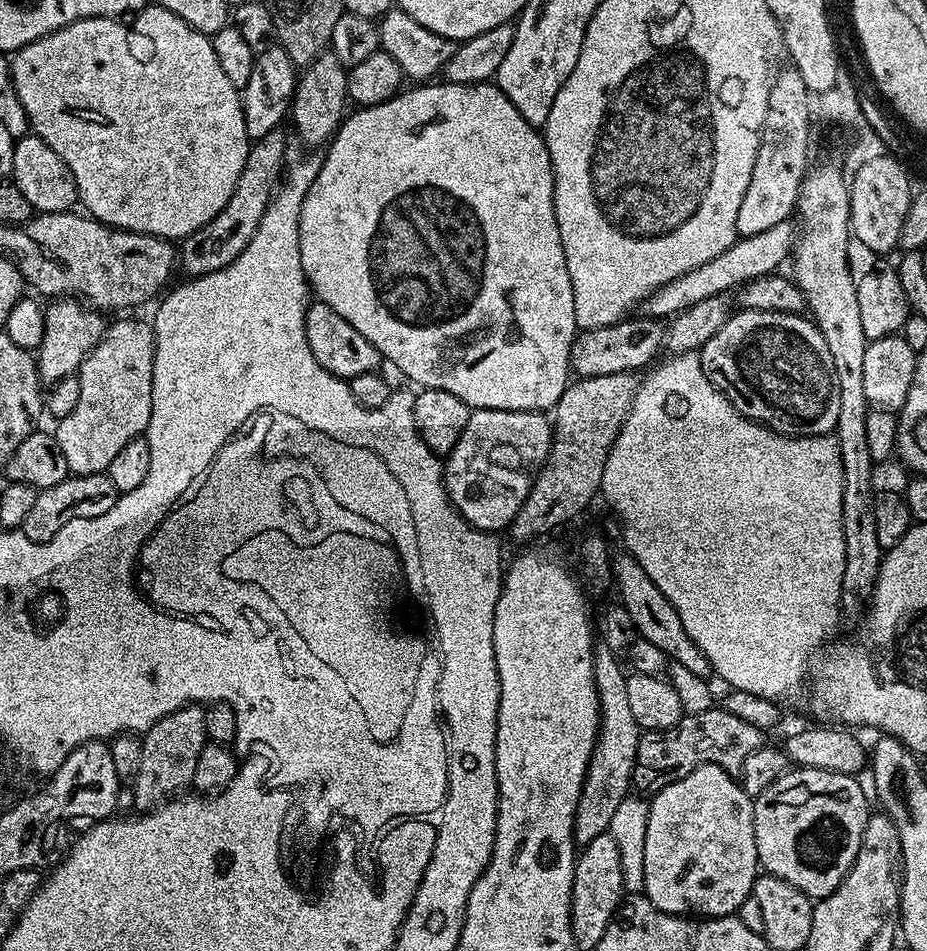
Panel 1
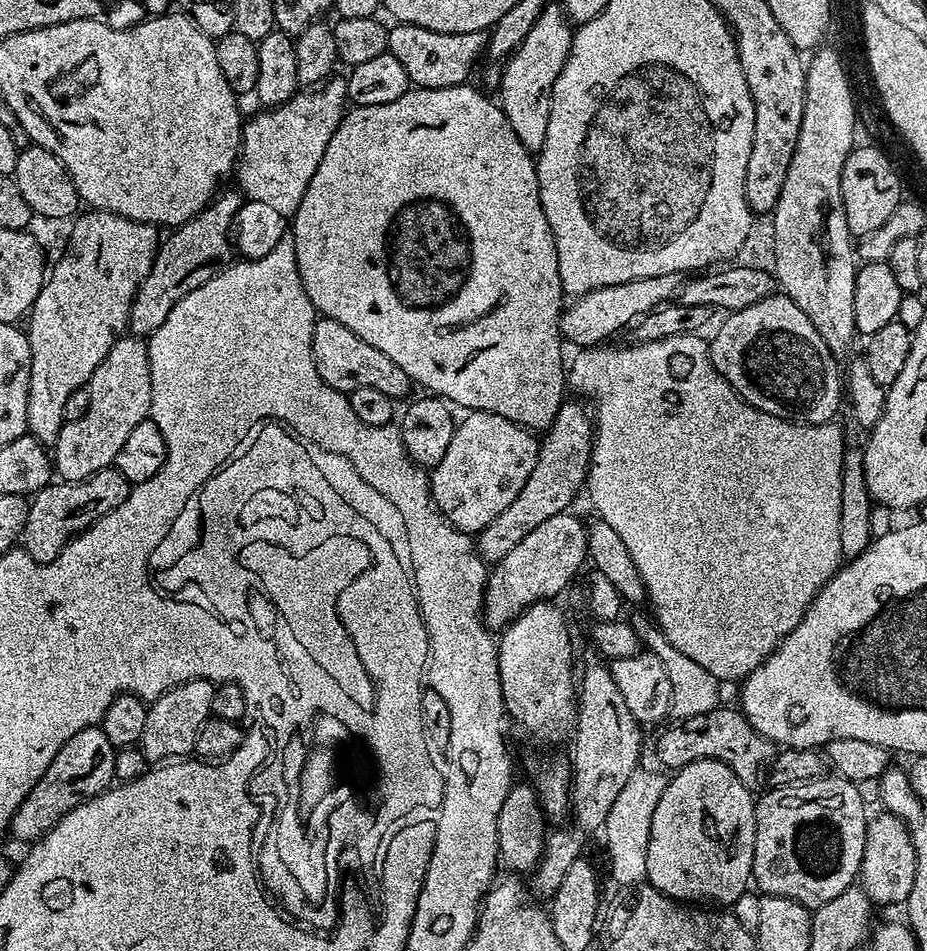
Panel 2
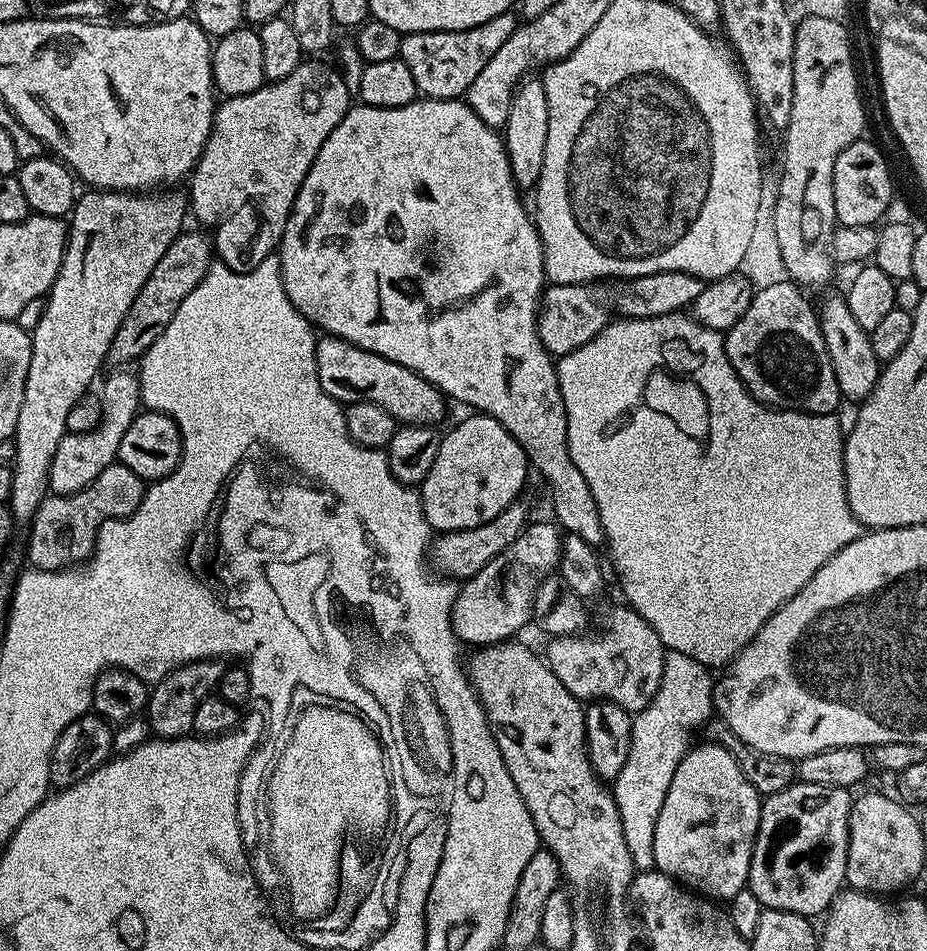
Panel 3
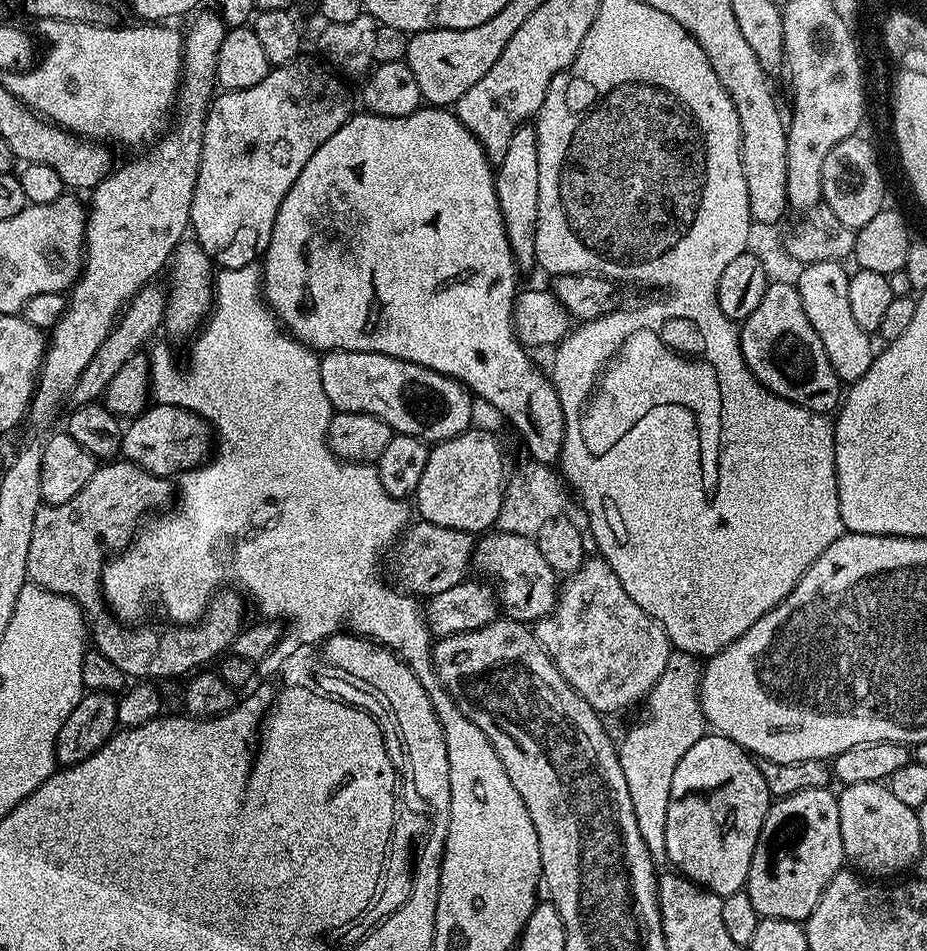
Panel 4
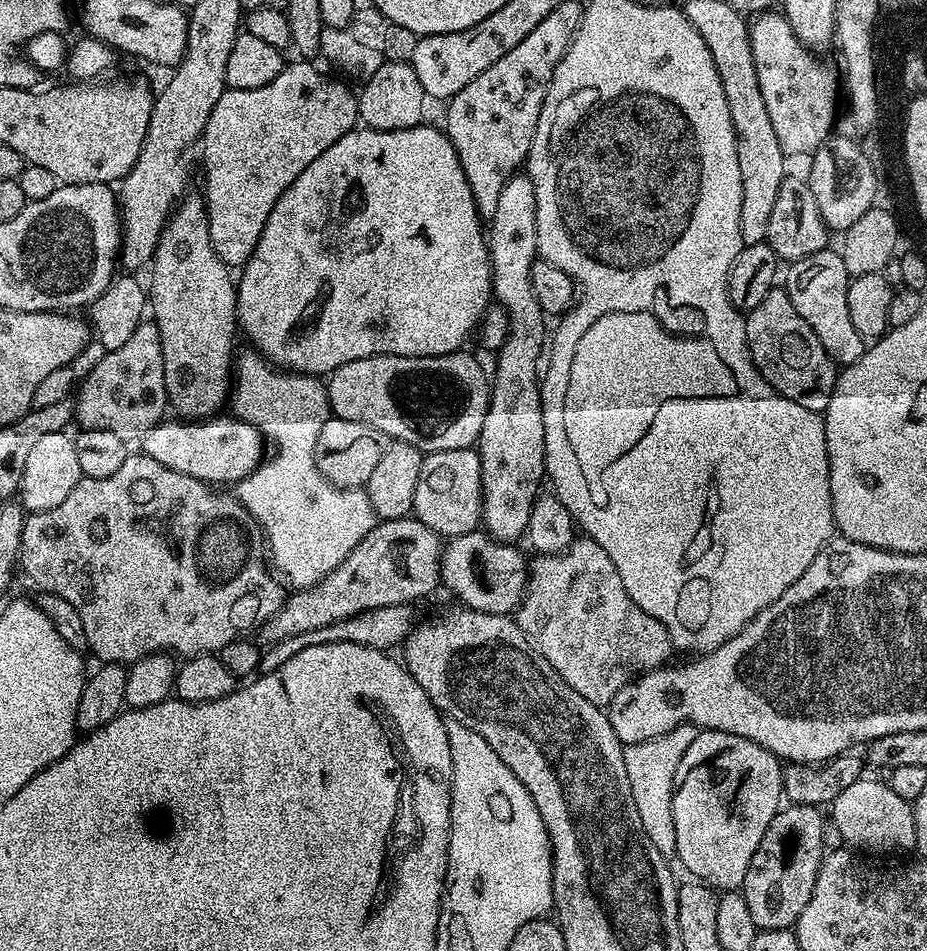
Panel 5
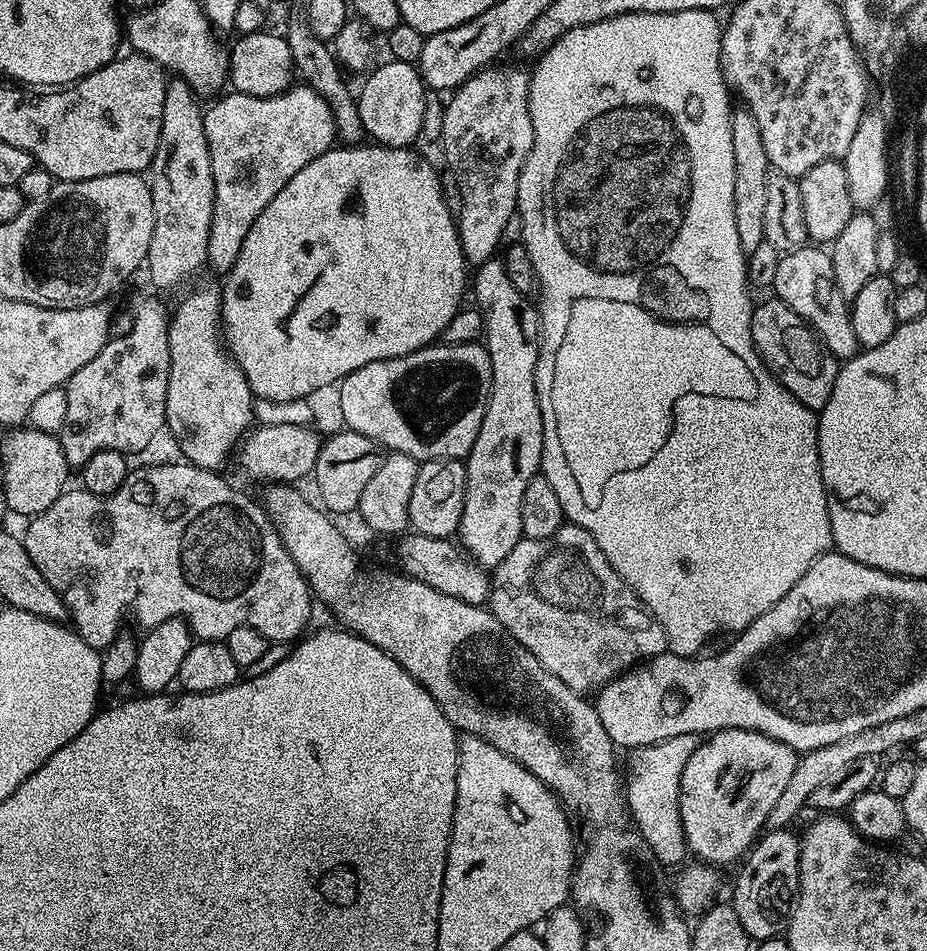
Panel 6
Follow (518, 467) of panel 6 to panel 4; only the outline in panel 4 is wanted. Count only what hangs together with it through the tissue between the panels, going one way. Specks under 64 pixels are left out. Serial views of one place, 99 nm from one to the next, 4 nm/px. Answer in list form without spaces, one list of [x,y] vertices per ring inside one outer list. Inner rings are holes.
[[[531,123],[514,130],[510,146],[495,169],[496,193],[517,269],[537,267],[536,227],[538,226],[538,134]]]

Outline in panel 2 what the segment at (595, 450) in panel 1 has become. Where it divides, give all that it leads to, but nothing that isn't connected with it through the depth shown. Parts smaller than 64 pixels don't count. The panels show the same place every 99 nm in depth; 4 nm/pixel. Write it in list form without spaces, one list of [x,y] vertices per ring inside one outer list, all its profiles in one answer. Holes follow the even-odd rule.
[[[565,402],[560,405],[554,422],[540,440],[540,453],[534,462],[534,470],[530,470],[530,478],[526,478],[526,486],[522,486],[518,497],[506,510],[477,533],[477,551],[485,563],[498,563],[531,530],[551,516],[567,511],[575,496],[579,492],[581,495],[588,478],[588,466],[592,463],[594,420],[589,409],[580,404]]]

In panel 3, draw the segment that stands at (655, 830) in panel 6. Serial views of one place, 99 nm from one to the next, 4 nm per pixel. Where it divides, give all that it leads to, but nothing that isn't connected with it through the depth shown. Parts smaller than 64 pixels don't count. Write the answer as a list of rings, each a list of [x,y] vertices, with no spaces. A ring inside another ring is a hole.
[[[665,651],[662,678],[654,698],[632,716],[630,754],[626,754],[622,770],[611,781],[610,791],[618,806],[622,838],[626,838],[633,869],[648,870],[654,865],[654,826],[658,826],[666,790],[670,790],[674,770],[678,770],[693,743],[692,735],[713,719],[713,691],[714,676],[705,665],[694,662],[690,654]]]

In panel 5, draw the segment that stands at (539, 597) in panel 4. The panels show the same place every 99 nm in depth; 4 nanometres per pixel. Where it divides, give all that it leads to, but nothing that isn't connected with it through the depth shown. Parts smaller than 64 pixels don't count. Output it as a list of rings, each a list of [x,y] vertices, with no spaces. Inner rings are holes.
[[[477,530],[475,532],[467,532],[461,536],[453,536],[443,545],[443,555],[440,557],[440,579],[443,587],[448,587],[454,595],[457,596],[459,603],[466,608],[473,608],[475,612],[485,612],[486,614],[498,614],[499,616],[512,616],[516,609],[520,607],[520,599],[524,597],[524,589],[528,586],[528,565],[529,561],[524,560],[522,553],[516,549],[517,545],[512,542],[505,542],[502,540],[494,540],[487,532]]]

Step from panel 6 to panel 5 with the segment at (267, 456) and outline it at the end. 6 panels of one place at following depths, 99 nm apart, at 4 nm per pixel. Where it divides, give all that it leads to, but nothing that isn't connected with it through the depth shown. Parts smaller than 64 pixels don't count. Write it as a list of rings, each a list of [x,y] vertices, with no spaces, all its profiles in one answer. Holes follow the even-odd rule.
[[[217,414],[211,418],[205,418],[203,420],[187,420],[184,418],[165,418],[160,421],[159,424],[155,424],[149,432],[146,433],[142,438],[142,448],[143,455],[154,458],[154,462],[162,462],[162,466],[170,466],[170,470],[178,470],[178,474],[190,474],[190,478],[198,478],[204,481],[205,484],[210,484],[213,486],[228,486],[224,484],[229,484],[229,486],[235,485],[237,482],[242,480],[247,480],[248,475],[256,469],[258,465],[265,459],[266,451],[264,452],[264,444],[266,448],[266,438],[253,426],[253,424],[247,424],[244,420],[236,419],[235,415],[227,414]]]

